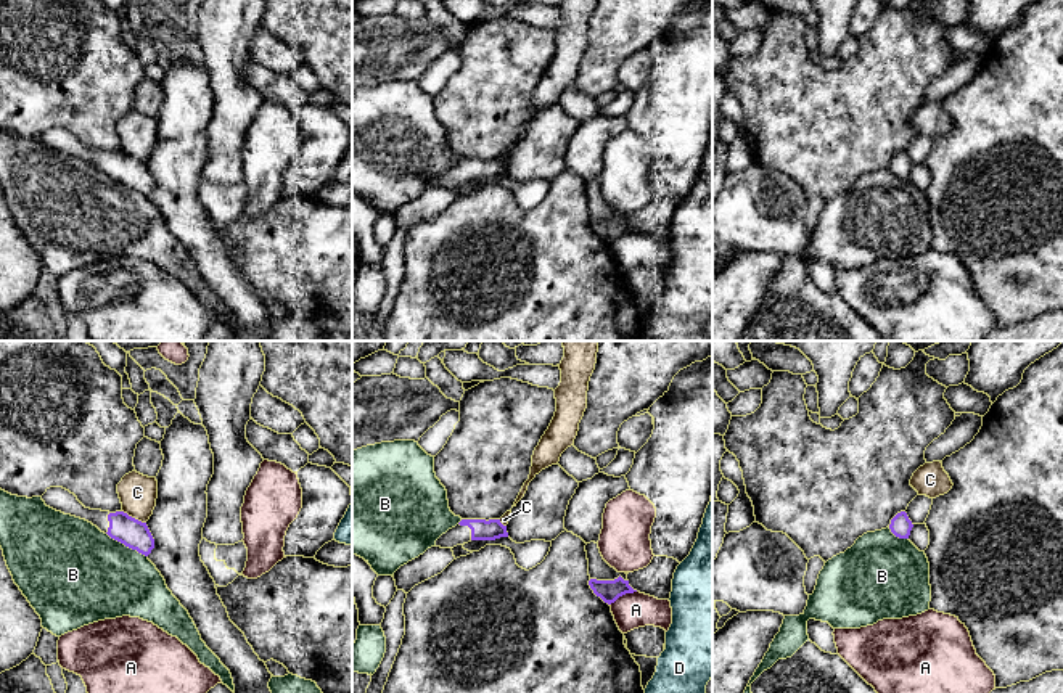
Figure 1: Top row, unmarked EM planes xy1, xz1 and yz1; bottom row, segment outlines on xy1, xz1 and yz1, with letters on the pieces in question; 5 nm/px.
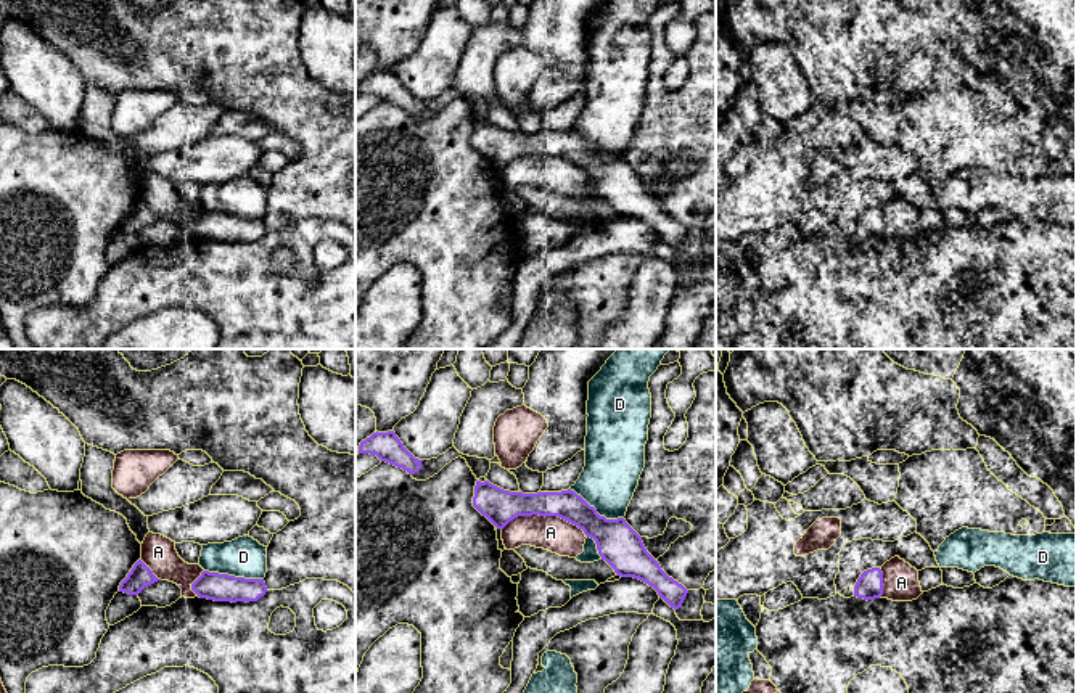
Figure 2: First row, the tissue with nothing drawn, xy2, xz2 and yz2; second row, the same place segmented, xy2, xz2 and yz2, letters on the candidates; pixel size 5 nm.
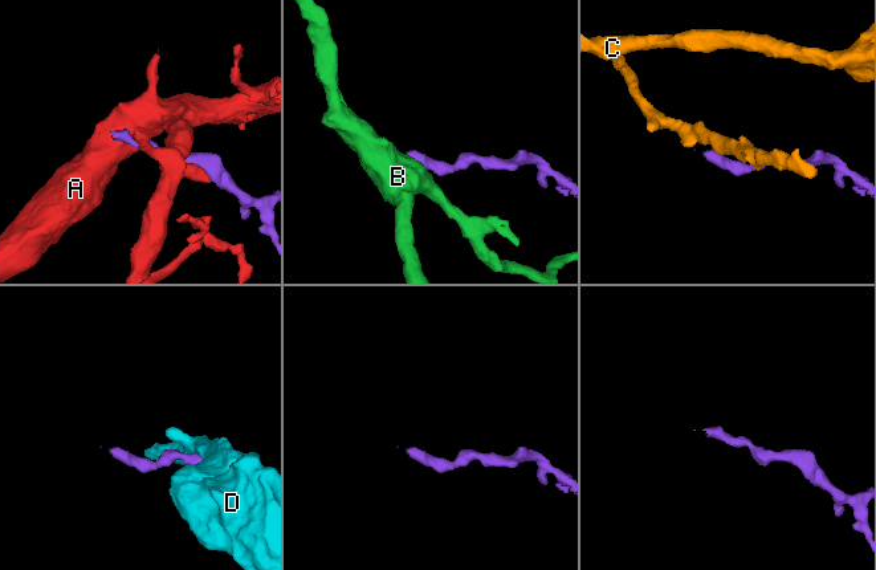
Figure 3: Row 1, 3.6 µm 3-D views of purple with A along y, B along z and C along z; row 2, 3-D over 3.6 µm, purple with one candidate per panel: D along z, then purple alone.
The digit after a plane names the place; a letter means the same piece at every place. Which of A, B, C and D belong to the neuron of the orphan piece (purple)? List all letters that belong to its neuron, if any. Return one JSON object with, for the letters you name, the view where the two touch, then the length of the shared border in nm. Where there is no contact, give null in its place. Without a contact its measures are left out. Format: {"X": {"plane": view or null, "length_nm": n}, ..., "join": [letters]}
{"join": []}

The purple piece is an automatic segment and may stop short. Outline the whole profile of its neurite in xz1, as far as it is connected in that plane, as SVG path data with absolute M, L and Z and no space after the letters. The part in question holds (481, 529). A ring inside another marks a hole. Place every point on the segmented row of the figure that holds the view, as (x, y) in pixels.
M462 519L436 540L436 547L454 548L471 540L495 540L508 537L507 526L500 519Z

